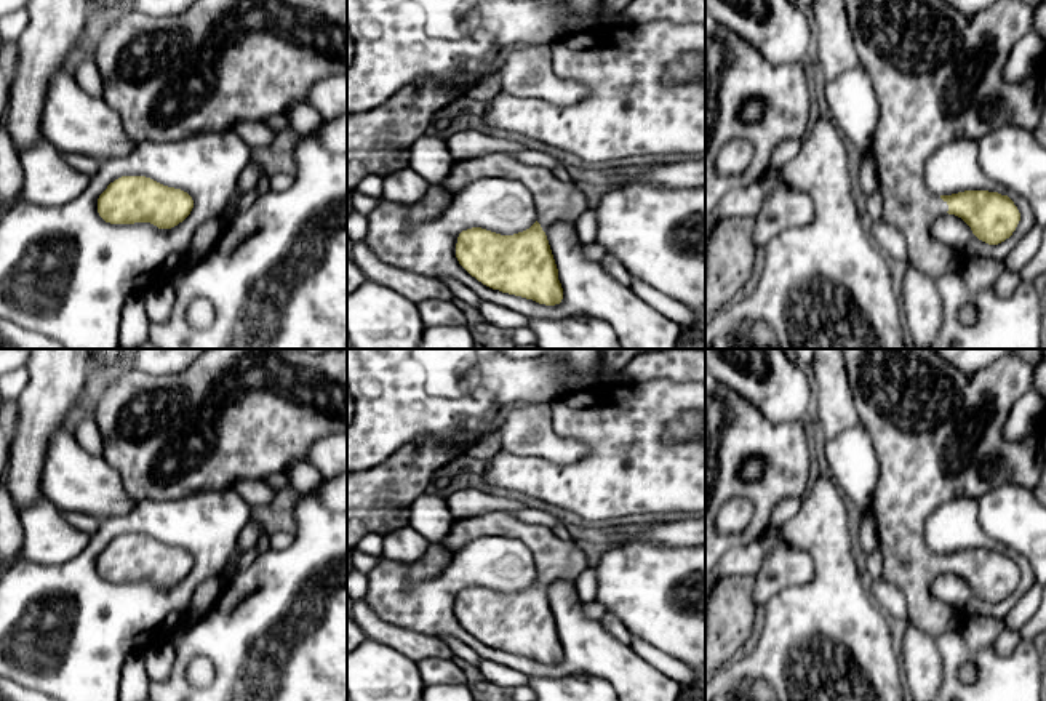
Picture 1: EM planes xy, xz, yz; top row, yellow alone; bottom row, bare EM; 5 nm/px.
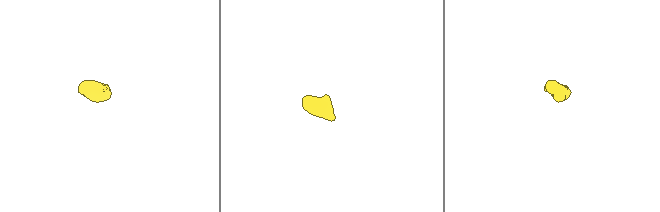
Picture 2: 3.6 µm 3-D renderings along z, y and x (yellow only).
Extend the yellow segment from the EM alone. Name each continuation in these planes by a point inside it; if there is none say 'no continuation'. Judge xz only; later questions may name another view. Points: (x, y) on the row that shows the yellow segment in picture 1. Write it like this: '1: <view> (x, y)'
1: xz (555, 200)

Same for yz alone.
1: yz (938, 74)

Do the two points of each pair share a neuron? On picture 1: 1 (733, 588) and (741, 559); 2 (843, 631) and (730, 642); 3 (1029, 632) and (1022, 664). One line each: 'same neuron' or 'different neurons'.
1: different neurons
2: different neurons
3: different neurons

